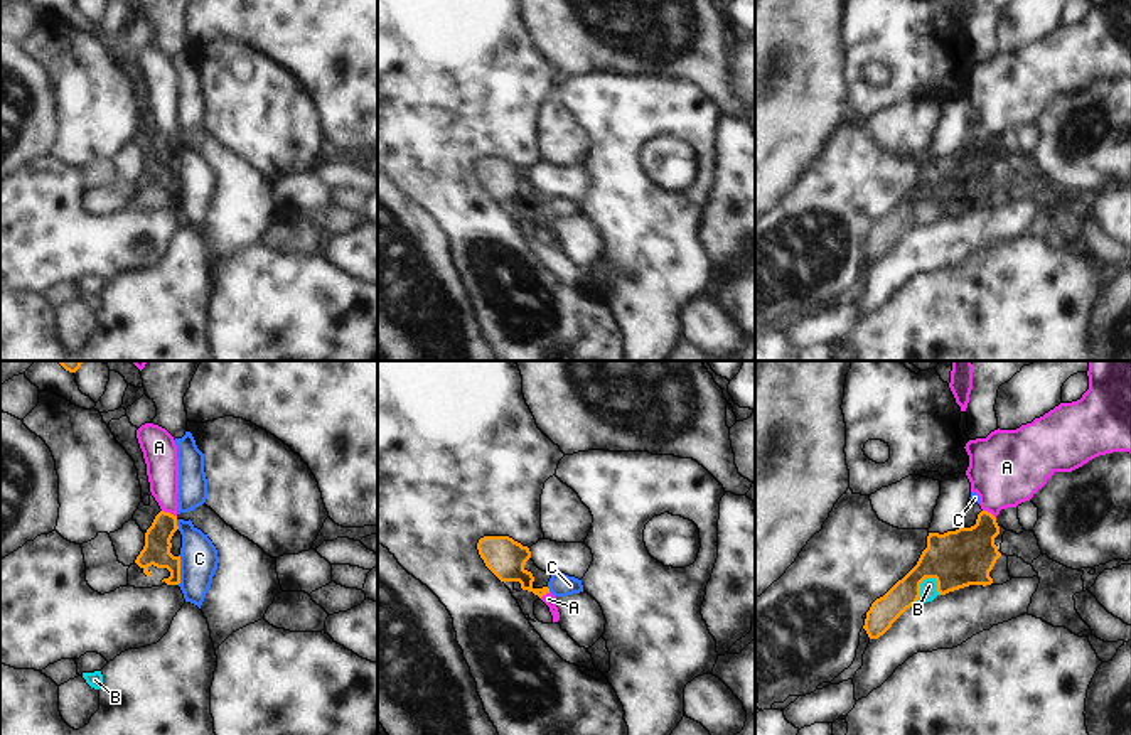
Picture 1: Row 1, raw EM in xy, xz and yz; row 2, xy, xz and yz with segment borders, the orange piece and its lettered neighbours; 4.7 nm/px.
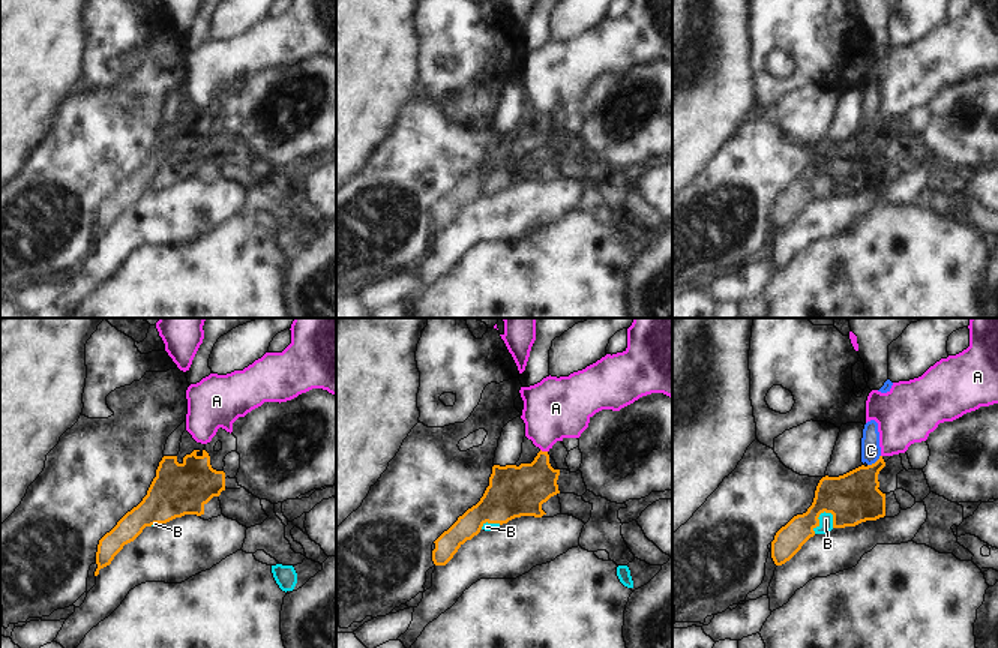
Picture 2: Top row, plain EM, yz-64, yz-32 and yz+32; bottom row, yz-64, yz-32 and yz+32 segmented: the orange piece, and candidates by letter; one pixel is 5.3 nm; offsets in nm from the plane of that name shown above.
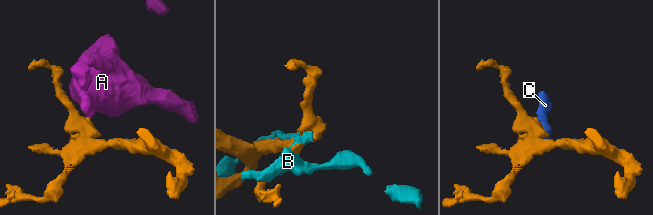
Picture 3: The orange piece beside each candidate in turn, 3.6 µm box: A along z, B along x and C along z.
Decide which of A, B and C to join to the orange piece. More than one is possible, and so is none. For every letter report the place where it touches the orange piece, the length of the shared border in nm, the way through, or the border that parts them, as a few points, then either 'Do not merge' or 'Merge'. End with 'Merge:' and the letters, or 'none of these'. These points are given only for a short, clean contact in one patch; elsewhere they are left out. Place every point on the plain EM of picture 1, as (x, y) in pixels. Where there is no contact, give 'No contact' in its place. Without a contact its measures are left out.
A: Touches orange at xy (169, 135). Shared border 80 nm. Boundary: xy (162, 132), (176, 139). Do not merge
B: Touches orange at yz (919, 208). Shared border 150 nm. Do not merge
C: Touches orange at xy (179, 193). Shared border 140 nm. Boundary: xy (179, 177), (177, 206). Do not merge
Merge: none of these

